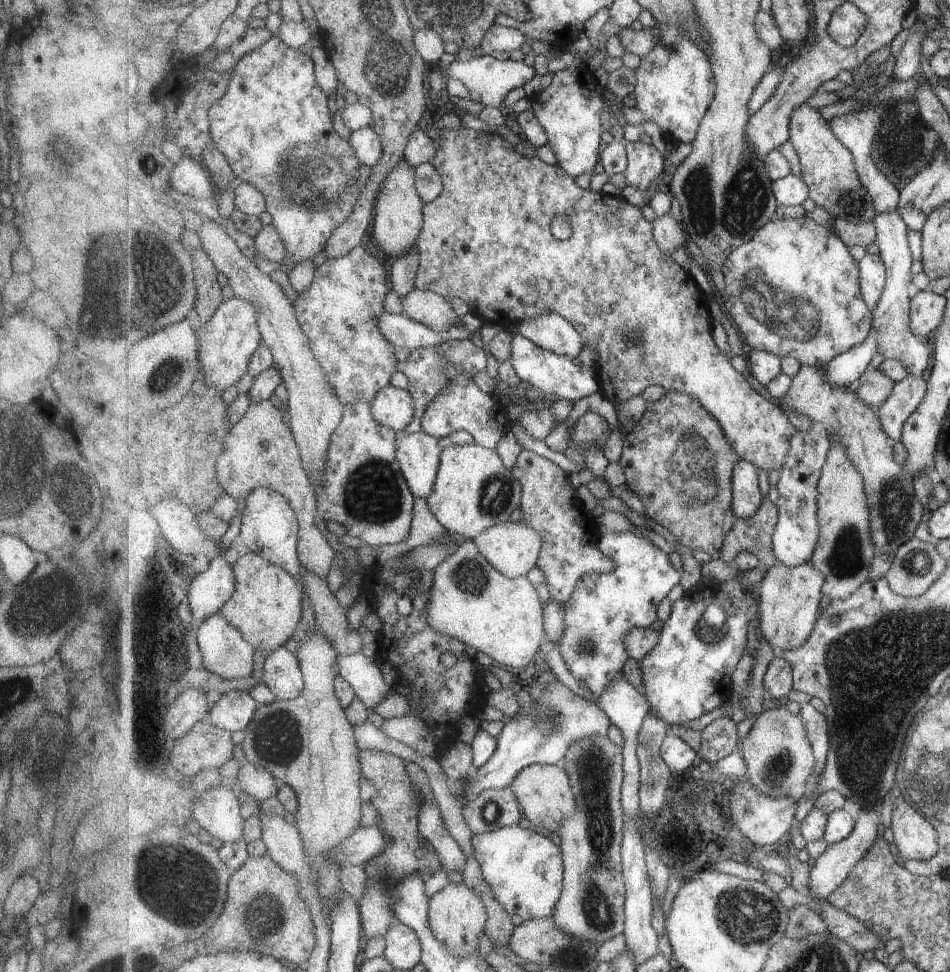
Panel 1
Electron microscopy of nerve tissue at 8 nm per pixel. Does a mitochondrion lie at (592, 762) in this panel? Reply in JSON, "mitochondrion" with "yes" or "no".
{"mitochondrion":"yes"}

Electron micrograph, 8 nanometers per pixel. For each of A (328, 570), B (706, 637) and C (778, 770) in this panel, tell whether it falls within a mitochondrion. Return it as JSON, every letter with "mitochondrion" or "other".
{"A":"other","B":"mitochondrion","C":"mitochondrion"}

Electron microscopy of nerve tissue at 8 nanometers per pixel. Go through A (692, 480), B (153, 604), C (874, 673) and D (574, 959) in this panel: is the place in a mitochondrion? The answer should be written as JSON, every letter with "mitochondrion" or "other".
{"A":"mitochondrion","B":"other","C":"mitochondrion","D":"mitochondrion"}

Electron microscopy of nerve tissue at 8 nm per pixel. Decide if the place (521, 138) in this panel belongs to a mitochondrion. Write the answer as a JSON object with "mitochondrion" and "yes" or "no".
{"mitochondrion":"no"}

